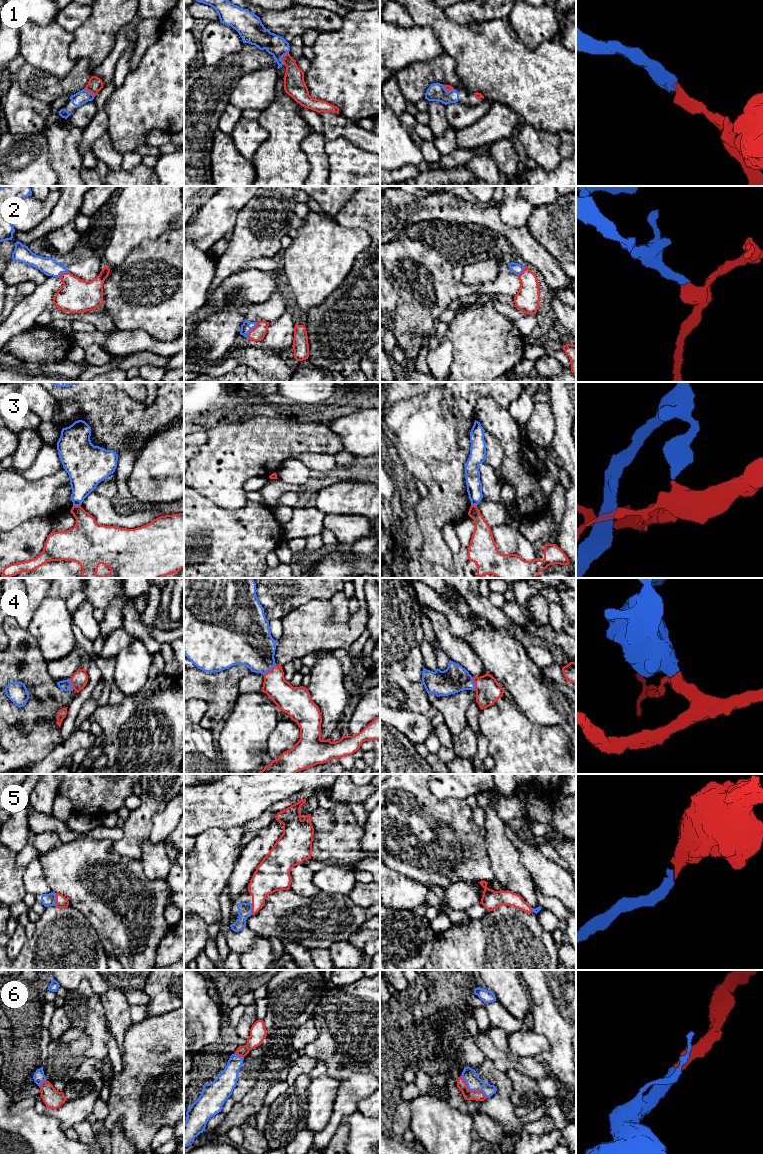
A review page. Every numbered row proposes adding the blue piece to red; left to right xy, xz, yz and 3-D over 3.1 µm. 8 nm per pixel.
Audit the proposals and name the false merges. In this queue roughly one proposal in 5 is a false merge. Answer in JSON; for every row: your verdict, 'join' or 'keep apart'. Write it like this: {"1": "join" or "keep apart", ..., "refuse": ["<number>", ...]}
{"1": "join", "2": "join", "3": "keep apart", "4": "join", "5": "join", "6": "join", "refuse": ["3"]}

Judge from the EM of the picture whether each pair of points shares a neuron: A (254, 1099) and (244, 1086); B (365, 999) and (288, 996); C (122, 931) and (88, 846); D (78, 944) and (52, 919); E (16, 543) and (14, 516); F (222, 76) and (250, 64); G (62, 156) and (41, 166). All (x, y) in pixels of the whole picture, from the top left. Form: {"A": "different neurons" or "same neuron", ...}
{"A": "different neurons", "B": "different neurons", "C": "same neuron", "D": "same neuron", "E": "different neurons", "F": "same neuron", "G": "different neurons"}

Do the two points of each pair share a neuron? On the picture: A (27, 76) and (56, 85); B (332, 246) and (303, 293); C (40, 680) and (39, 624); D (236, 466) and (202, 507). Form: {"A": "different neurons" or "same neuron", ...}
{"A": "same neuron", "B": "same neuron", "C": "different neurons", "D": "different neurons"}

